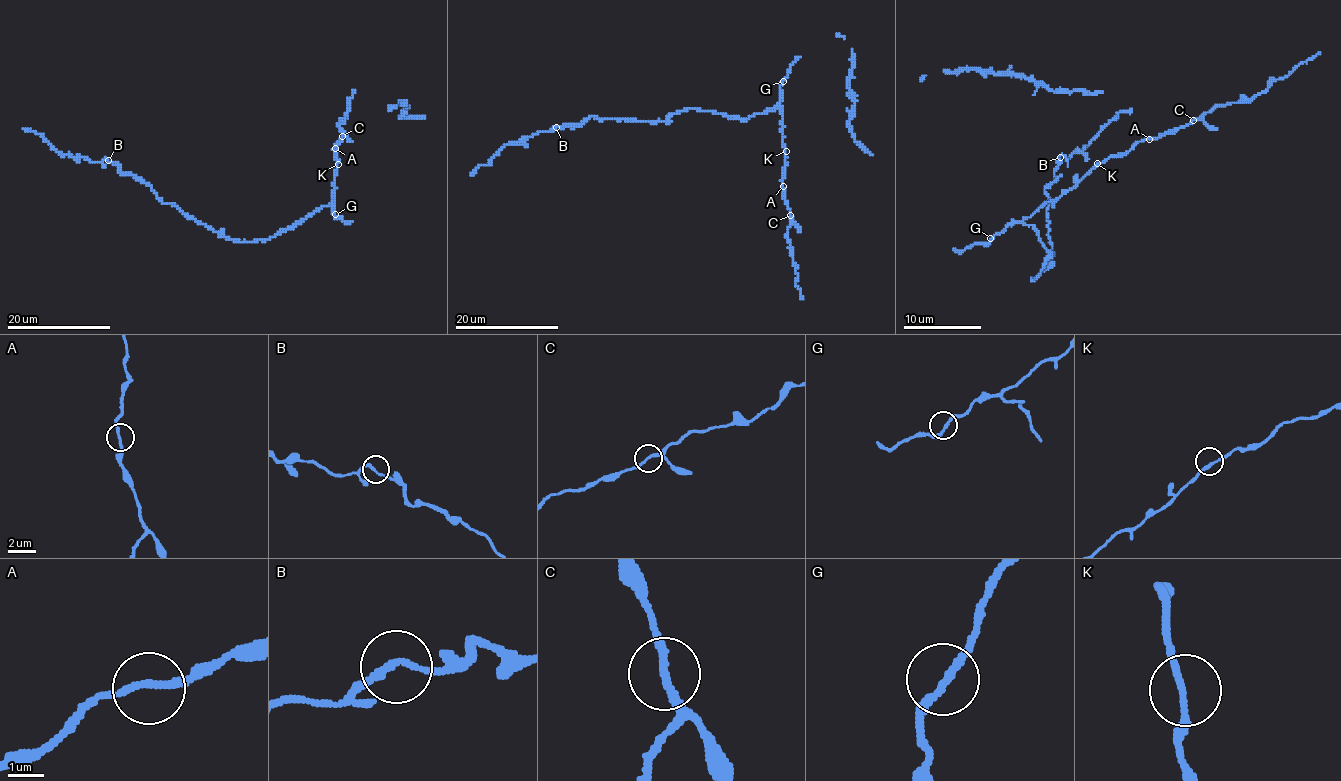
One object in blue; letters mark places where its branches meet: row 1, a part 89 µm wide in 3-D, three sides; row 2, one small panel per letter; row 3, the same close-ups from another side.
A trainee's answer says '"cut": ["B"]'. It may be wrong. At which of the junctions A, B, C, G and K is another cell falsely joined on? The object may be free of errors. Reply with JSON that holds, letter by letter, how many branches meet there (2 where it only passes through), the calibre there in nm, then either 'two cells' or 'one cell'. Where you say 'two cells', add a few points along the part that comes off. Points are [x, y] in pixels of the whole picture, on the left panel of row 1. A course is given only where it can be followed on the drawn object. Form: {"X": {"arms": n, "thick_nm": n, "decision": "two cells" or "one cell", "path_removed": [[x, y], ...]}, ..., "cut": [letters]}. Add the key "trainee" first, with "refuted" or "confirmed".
{"trainee": "refuted", "A": {"arms": 2, "thick_nm": 190, "decision": "one cell"}, "B": {"arms": 2, "thick_nm": 180, "decision": "one cell"}, "C": {"arms": 2, "thick_nm": 200, "decision": "two cells", "path_removed": [[343, 136], [344, 132], [339, 127], [354, 90]]}, "G": {"arms": 2, "thick_nm": 200, "decision": "one cell"}, "K": {"arms": 2, "thick_nm": 190, "decision": "one cell"}, "cut": ["C"]}

